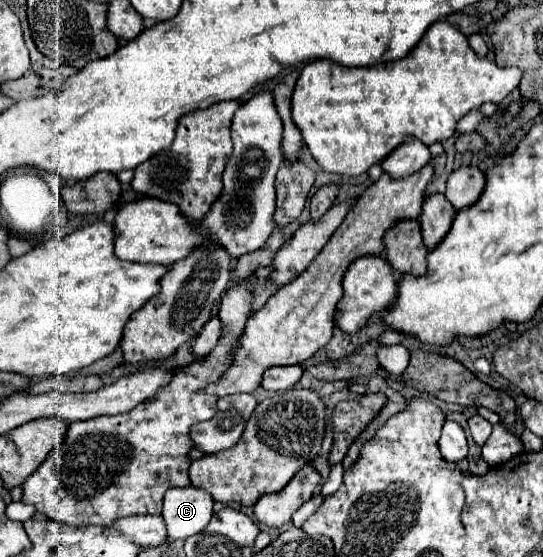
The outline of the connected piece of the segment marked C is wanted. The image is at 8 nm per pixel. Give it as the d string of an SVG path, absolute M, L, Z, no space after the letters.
M183 487L183 489L169 489L163 499L163 519L167 523L167 537L169 541L185 541L191 535L201 533L213 515L213 499L209 493L197 487Z

